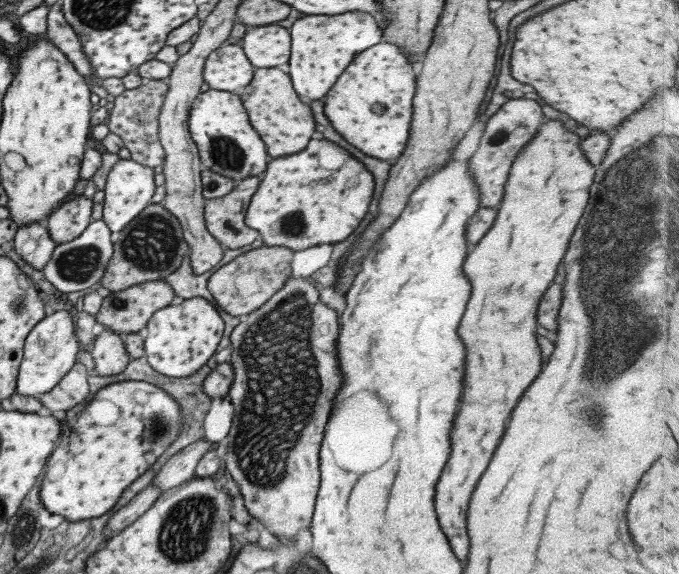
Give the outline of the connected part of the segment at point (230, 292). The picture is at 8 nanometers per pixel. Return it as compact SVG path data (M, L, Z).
M259 247L237 256L221 266L208 280L207 288L217 306L228 314L242 317L261 308L291 278L291 262L295 251L288 247Z

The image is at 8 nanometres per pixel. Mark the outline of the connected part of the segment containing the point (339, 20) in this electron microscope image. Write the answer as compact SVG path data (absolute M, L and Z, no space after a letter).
M366 12L304 16L294 22L290 34L292 34L292 56L288 62L290 78L294 90L308 100L322 100L356 54L383 40L382 26Z

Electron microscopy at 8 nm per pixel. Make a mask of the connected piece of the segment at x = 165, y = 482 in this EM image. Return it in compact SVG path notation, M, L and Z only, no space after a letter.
M206 438L186 446L164 463L164 466L155 474L155 479L151 484L166 491L189 481L194 477L195 468L201 456L210 451L209 448L213 444L214 442Z

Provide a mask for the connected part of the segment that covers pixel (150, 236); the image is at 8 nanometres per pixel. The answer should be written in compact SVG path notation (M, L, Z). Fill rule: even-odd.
M150 203L150 206L115 234L113 247L113 255L100 282L101 286L111 292L149 281L165 280L181 265L190 250L179 220L163 204L154 203Z

